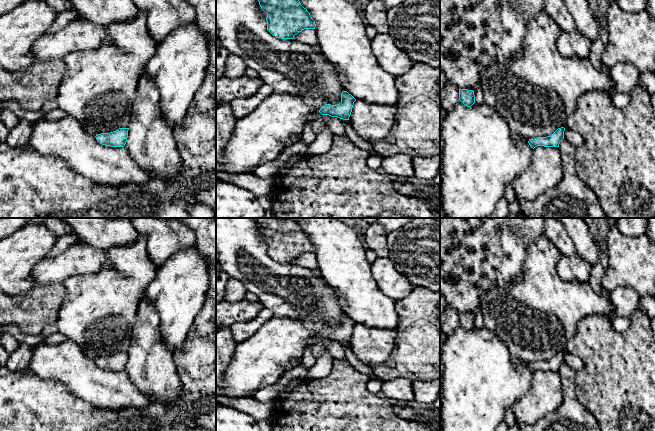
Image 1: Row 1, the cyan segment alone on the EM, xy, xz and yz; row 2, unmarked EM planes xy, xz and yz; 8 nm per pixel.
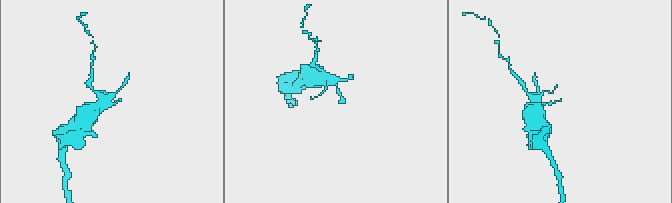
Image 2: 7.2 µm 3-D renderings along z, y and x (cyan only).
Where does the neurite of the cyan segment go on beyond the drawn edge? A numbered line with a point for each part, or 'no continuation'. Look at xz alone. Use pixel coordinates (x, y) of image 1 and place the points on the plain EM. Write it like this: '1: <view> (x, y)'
no continuation

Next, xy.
no continuation

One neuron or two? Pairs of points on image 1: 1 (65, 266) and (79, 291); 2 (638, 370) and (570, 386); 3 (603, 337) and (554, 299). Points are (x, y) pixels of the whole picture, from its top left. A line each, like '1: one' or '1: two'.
1: two
2: two
3: two

